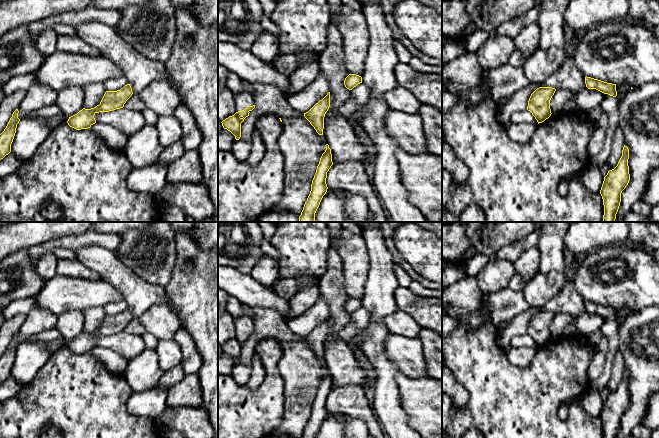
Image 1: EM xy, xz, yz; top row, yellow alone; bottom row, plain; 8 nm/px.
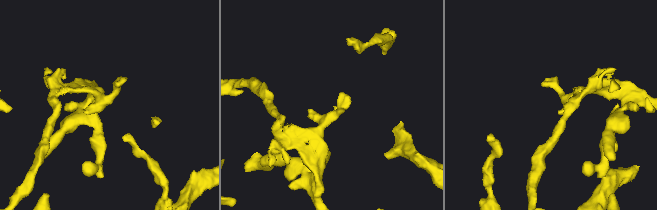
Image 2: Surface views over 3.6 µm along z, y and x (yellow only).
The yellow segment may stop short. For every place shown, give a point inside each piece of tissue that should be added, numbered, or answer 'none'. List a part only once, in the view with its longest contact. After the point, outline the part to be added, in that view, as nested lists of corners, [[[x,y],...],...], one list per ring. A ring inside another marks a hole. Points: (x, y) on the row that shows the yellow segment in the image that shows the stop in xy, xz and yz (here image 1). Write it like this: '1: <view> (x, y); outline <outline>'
none

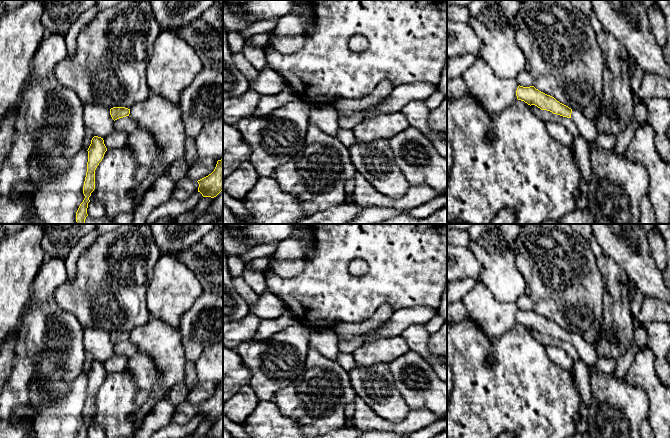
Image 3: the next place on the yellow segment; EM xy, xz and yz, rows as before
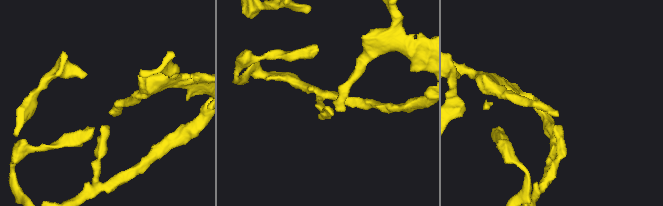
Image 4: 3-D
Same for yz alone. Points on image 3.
1: yz (586, 128); outline [[[572,110],[571,119],[578,128],[579,135],[589,143],[594,142],[597,137],[596,128],[591,120],[586,118],[579,110]]]

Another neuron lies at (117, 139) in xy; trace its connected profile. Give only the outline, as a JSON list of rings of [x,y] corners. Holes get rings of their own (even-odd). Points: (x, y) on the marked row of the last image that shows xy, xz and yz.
[[[114,130],[103,140],[107,149],[120,149],[126,145],[128,136],[126,132]]]

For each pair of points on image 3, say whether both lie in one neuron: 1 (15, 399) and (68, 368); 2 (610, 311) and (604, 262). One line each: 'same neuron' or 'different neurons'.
1: different neurons
2: same neuron

